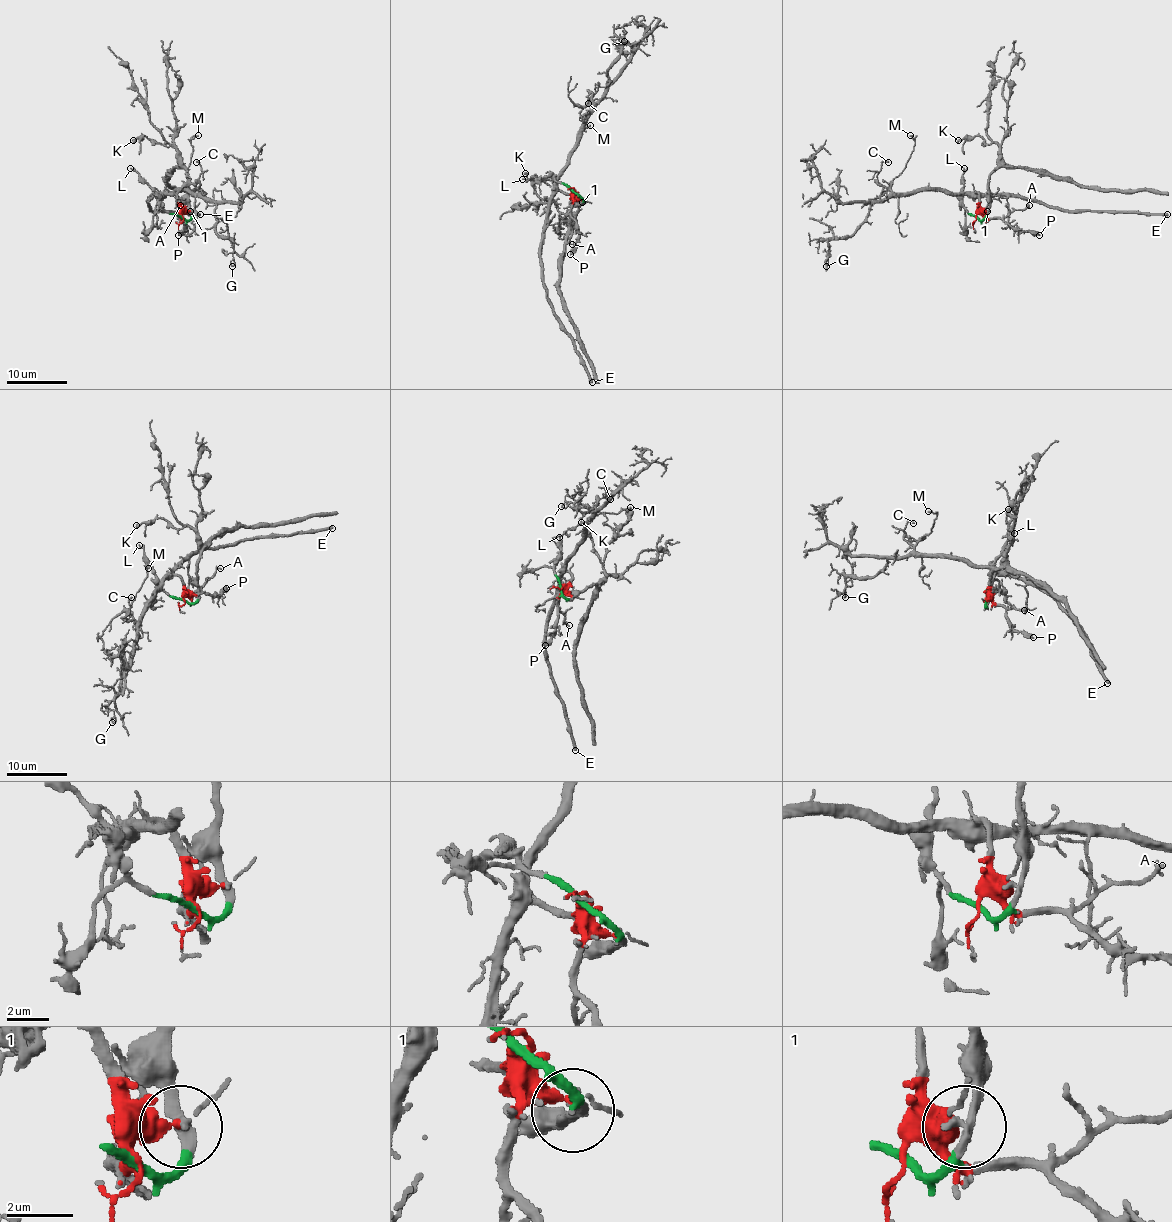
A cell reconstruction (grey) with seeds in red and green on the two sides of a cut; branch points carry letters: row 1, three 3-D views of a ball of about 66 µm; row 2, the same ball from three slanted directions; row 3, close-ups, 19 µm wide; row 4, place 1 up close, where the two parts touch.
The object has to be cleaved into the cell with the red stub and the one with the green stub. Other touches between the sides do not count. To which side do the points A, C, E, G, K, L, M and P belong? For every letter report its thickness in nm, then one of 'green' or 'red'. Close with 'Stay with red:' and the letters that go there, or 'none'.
A: 180 nm thick; red
C: 120 nm thick; red
E: 360 nm thick; red
G: 140 nm thick; red
K: 220 nm thick; green
L: 90 nm thick; green
M: 150 nm thick; red
P: 420 nm thick; red
Stay with red: A, C, E, G, M, P

